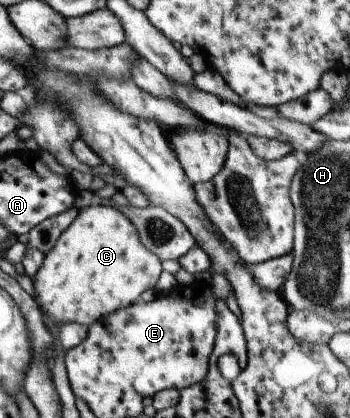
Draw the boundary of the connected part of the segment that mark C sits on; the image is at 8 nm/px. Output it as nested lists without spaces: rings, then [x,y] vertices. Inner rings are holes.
[[[109,205],[87,206],[79,210],[78,217],[46,253],[42,267],[32,277],[32,285],[36,291],[34,299],[40,311],[46,313],[46,317],[50,317],[54,325],[59,327],[64,323],[78,323],[90,327],[104,315],[134,305],[144,291],[154,289],[162,272],[161,259],[144,247],[136,226],[126,215]]]

